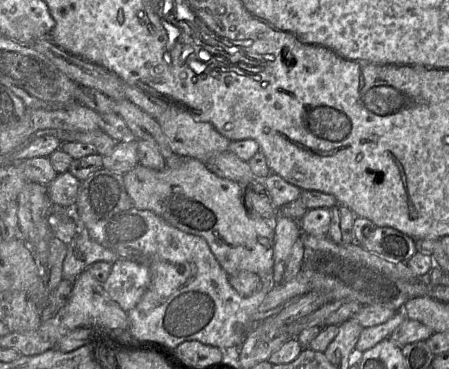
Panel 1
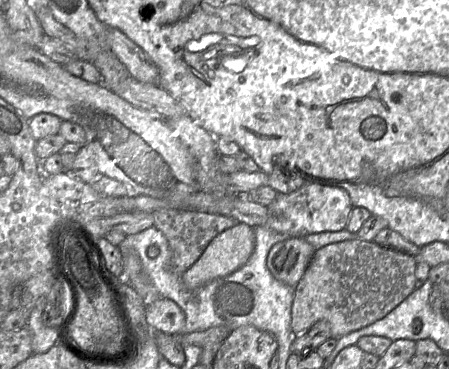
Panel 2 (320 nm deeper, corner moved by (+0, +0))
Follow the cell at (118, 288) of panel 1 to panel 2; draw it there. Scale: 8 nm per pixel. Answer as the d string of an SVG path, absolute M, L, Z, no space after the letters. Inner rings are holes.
M160 298L145 307L146 323L152 330L178 334L185 324L183 310L172 300Z

